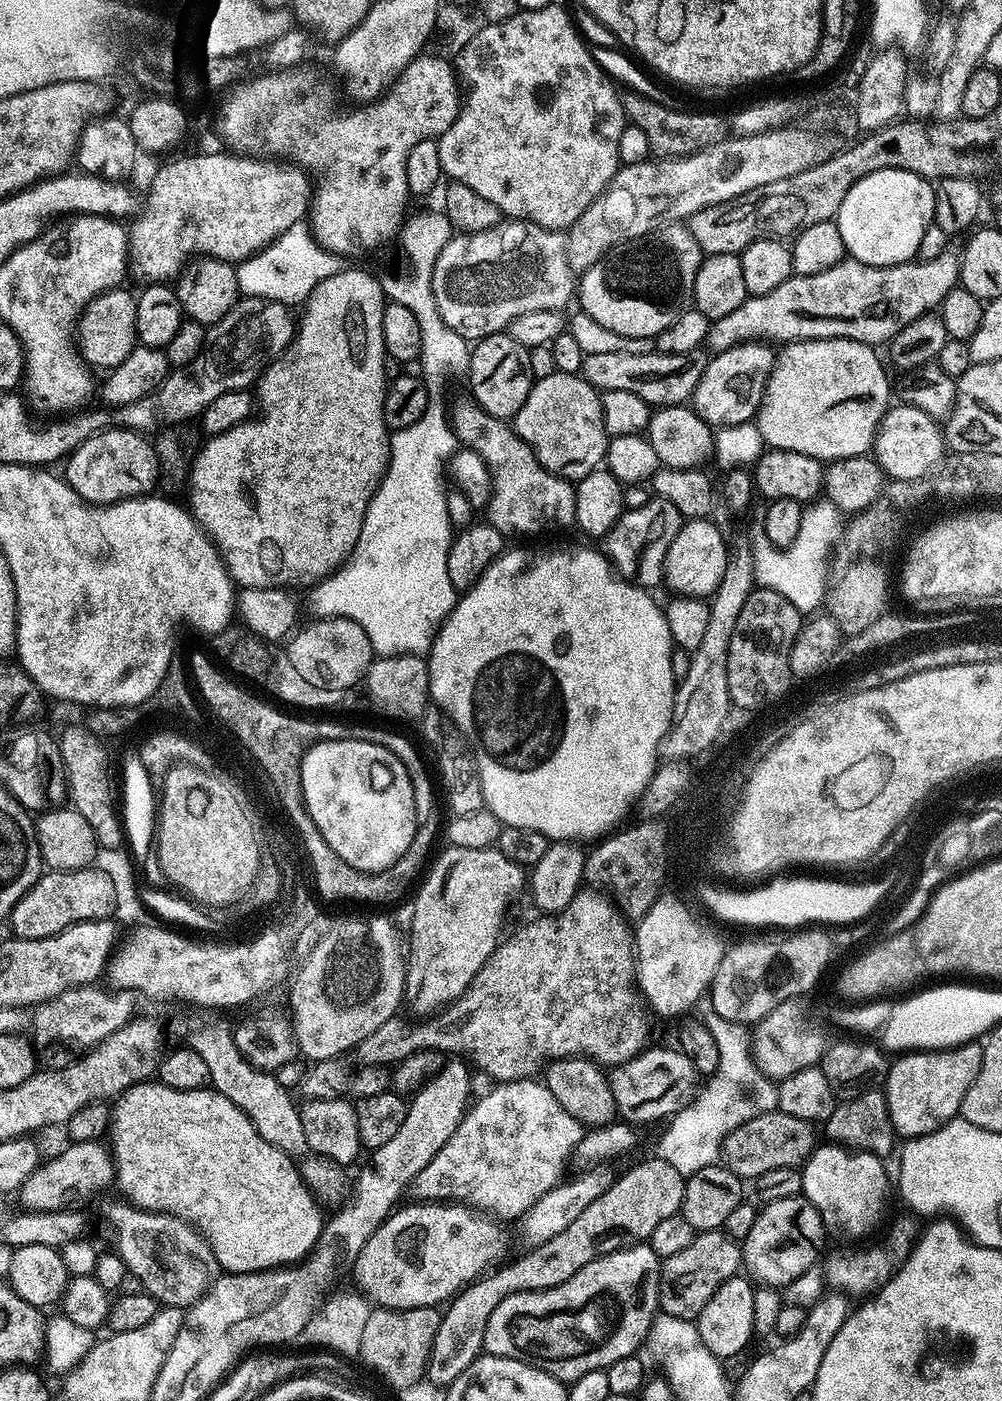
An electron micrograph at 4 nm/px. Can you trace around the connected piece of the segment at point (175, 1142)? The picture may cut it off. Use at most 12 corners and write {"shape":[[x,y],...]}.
{"shape":[[211,1087],[128,1088],[114,1184],[225,1273],[292,1266],[321,1205]]}

